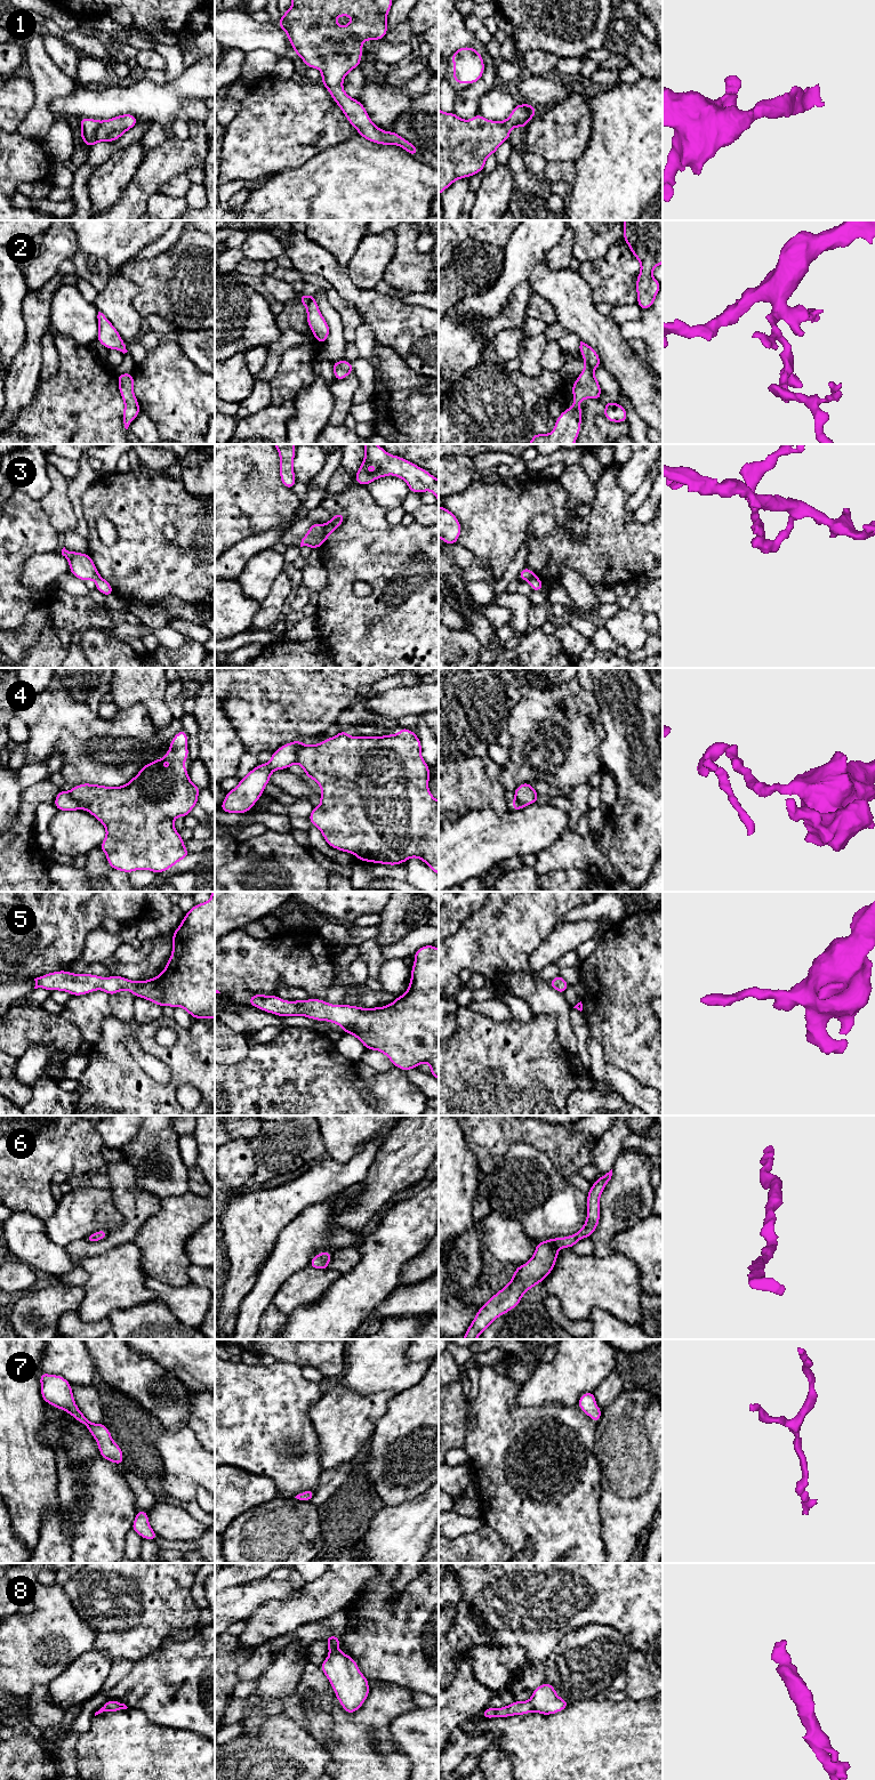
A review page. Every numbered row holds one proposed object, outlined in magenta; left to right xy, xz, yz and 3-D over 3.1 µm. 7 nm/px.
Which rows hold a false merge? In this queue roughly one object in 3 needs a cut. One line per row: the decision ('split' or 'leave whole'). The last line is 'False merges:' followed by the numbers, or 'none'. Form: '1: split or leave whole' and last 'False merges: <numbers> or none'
1: leave whole
2: leave whole
3: split
4: split
5: leave whole
6: leave whole
7: leave whole
8: leave whole
False merges: 3, 4

